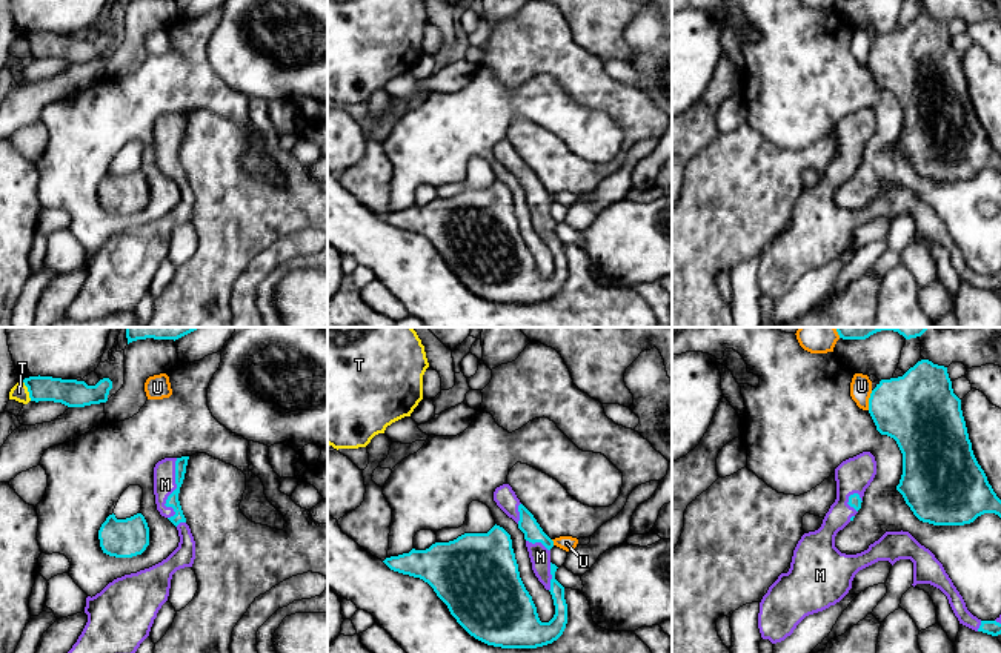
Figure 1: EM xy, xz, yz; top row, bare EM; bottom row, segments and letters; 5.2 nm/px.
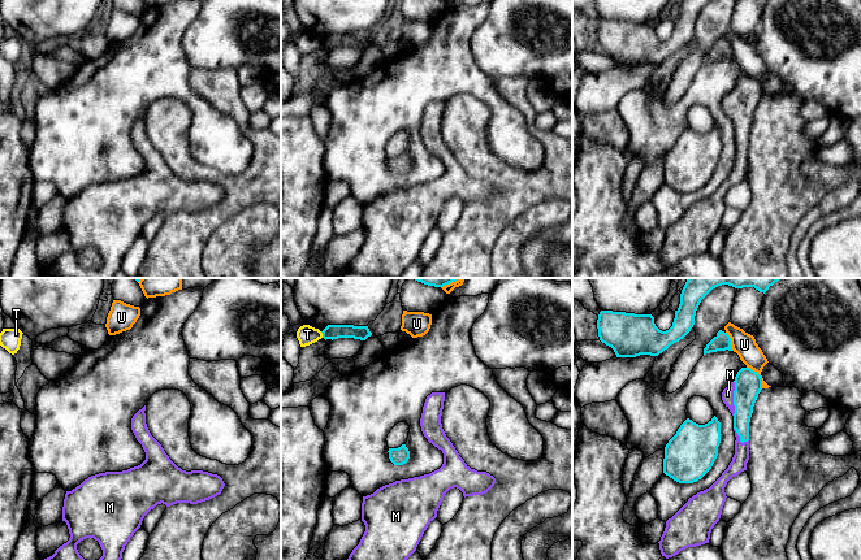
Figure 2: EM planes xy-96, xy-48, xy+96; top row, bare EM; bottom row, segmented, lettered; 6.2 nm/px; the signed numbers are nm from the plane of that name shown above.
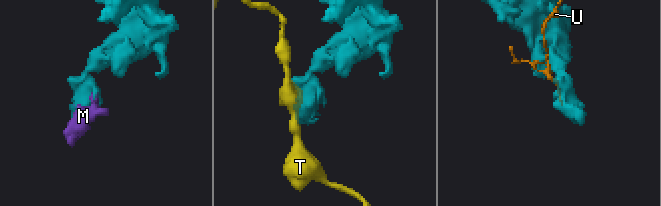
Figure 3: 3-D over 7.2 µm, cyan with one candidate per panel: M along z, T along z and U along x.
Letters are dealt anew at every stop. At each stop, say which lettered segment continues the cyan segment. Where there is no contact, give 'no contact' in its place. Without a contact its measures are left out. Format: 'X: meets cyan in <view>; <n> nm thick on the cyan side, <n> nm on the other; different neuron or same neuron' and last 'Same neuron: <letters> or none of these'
M: meets cyan in xy; 70 nm thick on the cyan side, 110 nm on the other; same neuron
T: meets cyan in xy; 140 nm thick on the cyan side, 90 nm on the other; different neuron
U: meets cyan in yz; 380 nm thick on the cyan side, 110 nm on the other; different neuron
Same neuron: M

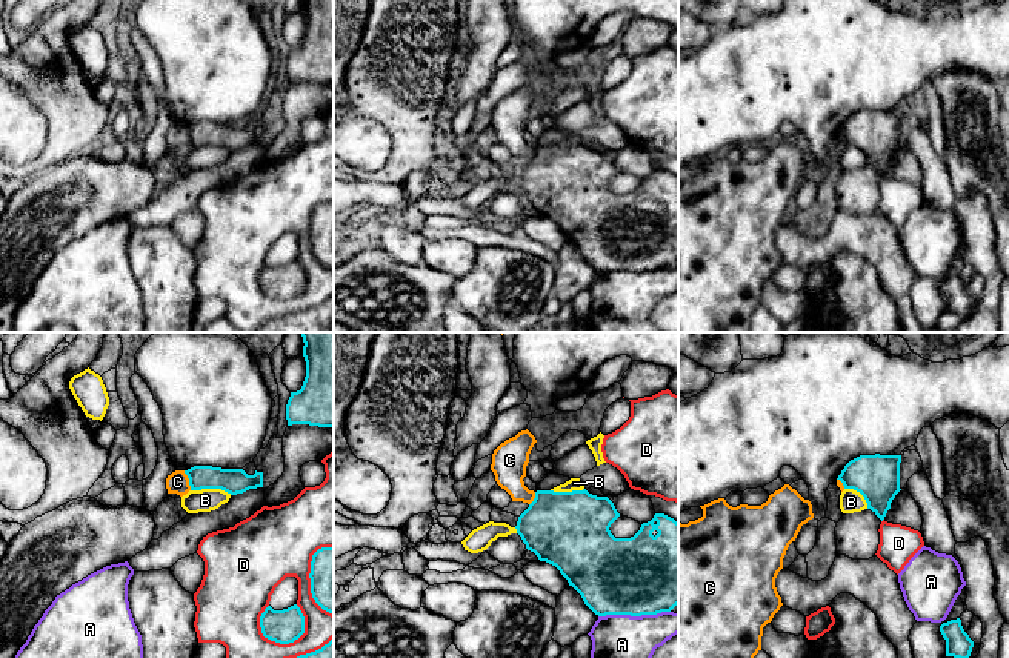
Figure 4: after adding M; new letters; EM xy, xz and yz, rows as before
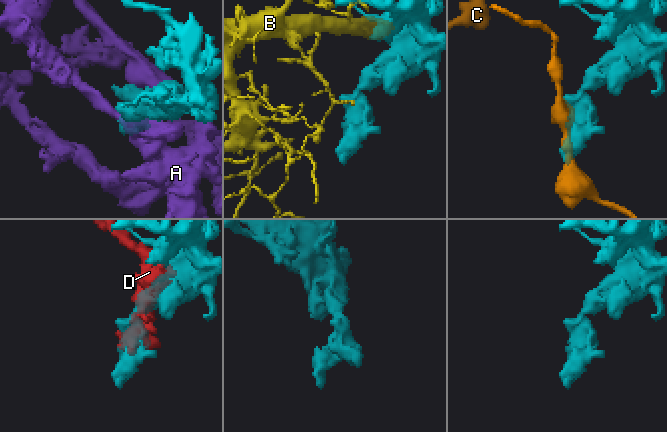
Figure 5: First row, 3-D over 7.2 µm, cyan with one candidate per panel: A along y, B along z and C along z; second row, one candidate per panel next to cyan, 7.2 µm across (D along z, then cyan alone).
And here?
A: meets cyan in xz; 420 nm thick on the cyan side, 320 nm on the other; different neuron
B: meets cyan in xy; 130 nm thick on the cyan side, 120 nm on the other; different neuron
C: meets cyan in xy; 130 nm thick on the cyan side, 110 nm on the other; different neuron
D: meets cyan in xy; 180 nm thick on the cyan side, 220 nm on the other; different neuron
Same neuron: none of these

